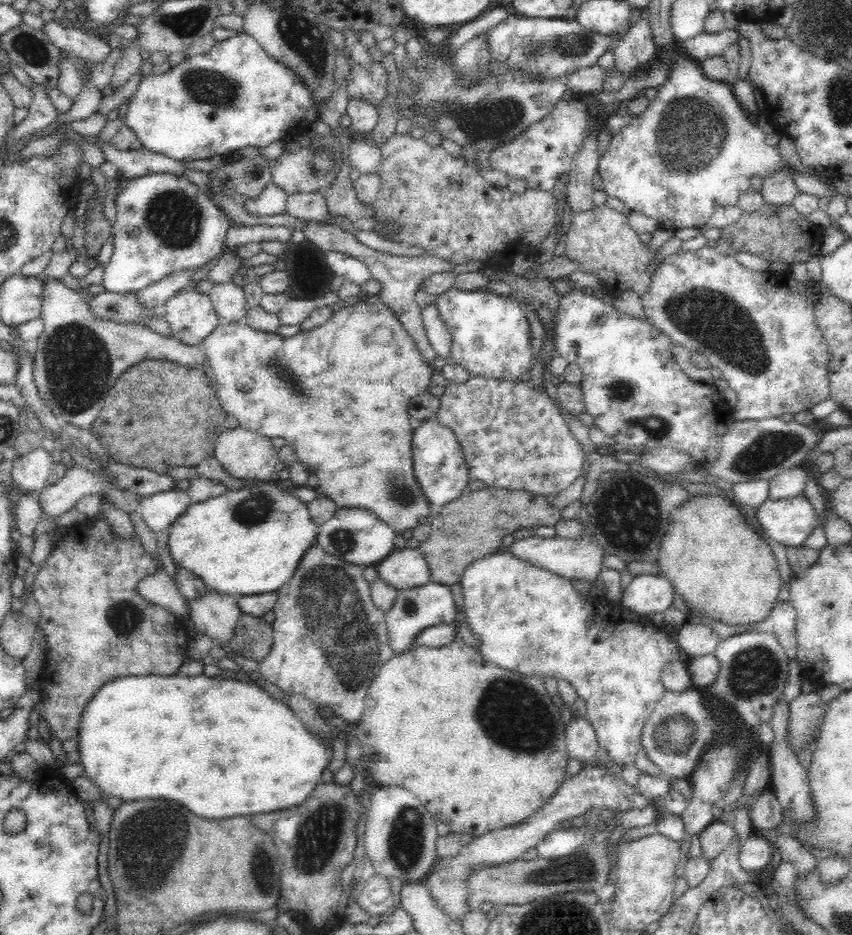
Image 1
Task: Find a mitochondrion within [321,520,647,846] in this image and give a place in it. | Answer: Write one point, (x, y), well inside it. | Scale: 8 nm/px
(507, 707)

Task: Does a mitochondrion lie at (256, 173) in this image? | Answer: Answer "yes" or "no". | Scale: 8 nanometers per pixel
no

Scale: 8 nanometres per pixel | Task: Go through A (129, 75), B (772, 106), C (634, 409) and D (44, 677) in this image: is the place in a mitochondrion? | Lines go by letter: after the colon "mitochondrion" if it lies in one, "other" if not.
A: other
B: other
C: mitochondrion
D: other

